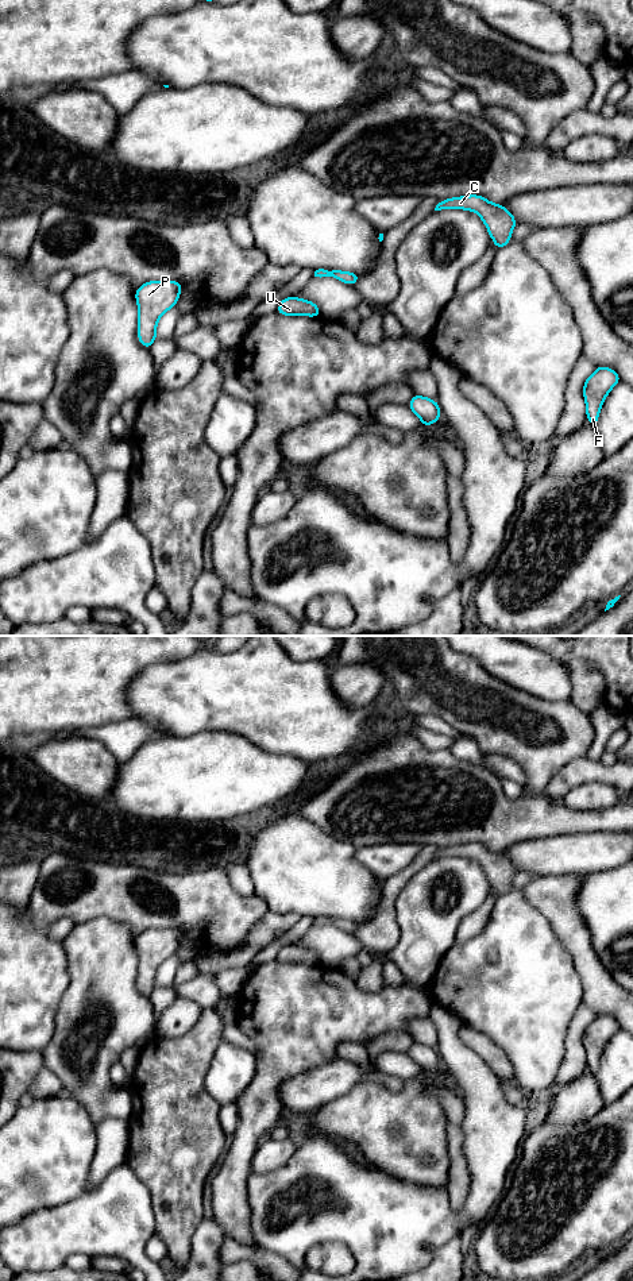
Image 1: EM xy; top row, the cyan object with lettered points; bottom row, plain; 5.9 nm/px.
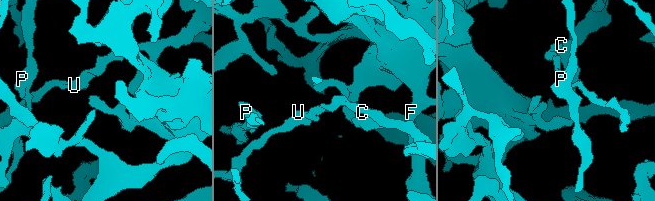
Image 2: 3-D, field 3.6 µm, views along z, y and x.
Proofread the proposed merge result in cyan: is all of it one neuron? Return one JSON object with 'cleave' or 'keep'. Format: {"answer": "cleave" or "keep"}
{"answer": "keep"}

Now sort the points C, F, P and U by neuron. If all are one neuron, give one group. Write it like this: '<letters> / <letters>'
C F P U

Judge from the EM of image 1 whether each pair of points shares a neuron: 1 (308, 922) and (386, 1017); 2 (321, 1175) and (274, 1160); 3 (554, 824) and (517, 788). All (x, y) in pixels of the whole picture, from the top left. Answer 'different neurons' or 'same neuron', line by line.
1: different neurons
2: different neurons
3: different neurons

